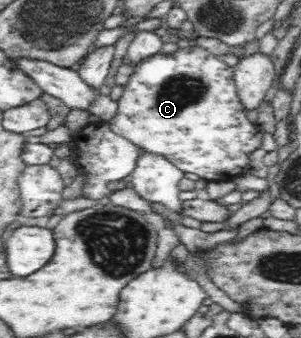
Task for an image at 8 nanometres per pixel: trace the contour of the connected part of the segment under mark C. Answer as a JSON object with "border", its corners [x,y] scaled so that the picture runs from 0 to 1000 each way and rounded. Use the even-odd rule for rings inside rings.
{"border":[[[664,136],[595,142],[571,160],[532,157],[478,175],[445,195],[445,213],[409,254],[385,340],[359,364],[362,376],[385,402],[439,420],[445,432],[551,462],[611,512],[651,512],[694,538],[777,533],[824,512],[834,467],[870,450],[877,405],[877,388],[817,343],[821,317],[784,269],[777,222],[774,201]]]}

